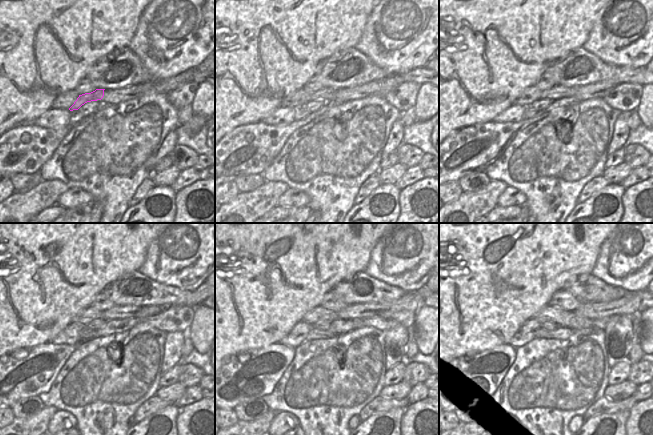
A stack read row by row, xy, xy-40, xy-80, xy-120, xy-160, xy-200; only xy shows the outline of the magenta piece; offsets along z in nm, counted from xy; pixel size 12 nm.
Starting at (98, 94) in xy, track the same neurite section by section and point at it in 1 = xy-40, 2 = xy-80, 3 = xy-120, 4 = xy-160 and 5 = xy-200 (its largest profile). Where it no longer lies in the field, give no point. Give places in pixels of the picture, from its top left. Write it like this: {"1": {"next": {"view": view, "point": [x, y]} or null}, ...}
{"1": {"next": {"view": "xy-40", "point": [326, 94]}}, "2": {"next": {"view": "xy-80", "point": [558, 91]}}, "3": {"next": {"view": "xy-120", "point": [128, 311]}}, "4": {"next": {"view": "xy-160", "point": [411, 301]}}, "5": {"next": {"view": "xy-200", "point": [627, 305]}}}

